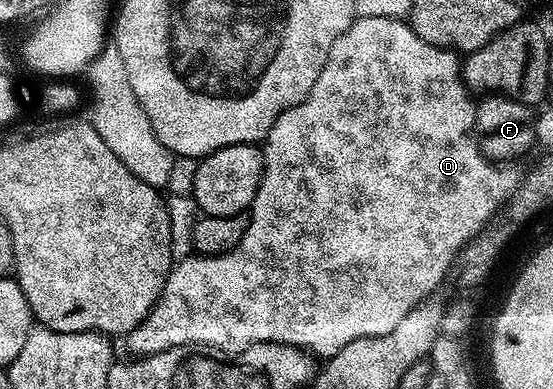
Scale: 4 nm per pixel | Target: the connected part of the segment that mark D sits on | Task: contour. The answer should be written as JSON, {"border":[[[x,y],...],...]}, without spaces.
{"border":[[[355,16],[354,22],[348,27],[348,31],[341,33],[332,43],[332,47],[326,56],[324,67],[320,71],[320,75],[316,79],[316,83],[309,95],[300,103],[296,103],[296,107],[288,107],[288,111],[284,111],[278,116],[276,123],[272,123],[272,127],[268,131],[264,142],[264,148],[262,149],[262,182],[256,191],[254,204],[248,210],[249,221],[243,238],[240,239],[234,249],[227,251],[227,253],[217,254],[214,257],[189,255],[179,260],[171,268],[170,273],[166,277],[166,285],[162,289],[162,294],[158,296],[156,303],[150,308],[150,313],[131,333],[125,334],[124,342],[126,341],[127,347],[134,352],[131,354],[138,357],[151,357],[153,353],[168,351],[172,347],[192,345],[195,347],[209,347],[211,350],[221,351],[223,354],[229,355],[240,353],[242,350],[247,349],[249,345],[255,345],[256,343],[276,343],[277,345],[294,345],[297,349],[305,349],[319,358],[322,356],[322,359],[328,359],[332,355],[336,355],[336,351],[340,351],[340,347],[348,347],[348,343],[352,343],[356,339],[375,337],[376,335],[388,335],[388,331],[392,331],[392,327],[396,327],[396,323],[400,323],[400,319],[404,319],[404,315],[408,315],[408,311],[415,309],[417,305],[427,300],[433,294],[430,292],[445,279],[446,272],[450,269],[450,264],[453,261],[455,264],[456,258],[461,254],[462,247],[474,240],[479,233],[486,229],[489,224],[487,217],[491,215],[490,211],[494,209],[499,201],[503,201],[506,193],[510,192],[510,186],[517,181],[517,171],[513,164],[492,162],[480,151],[478,138],[474,131],[475,102],[473,100],[470,101],[469,96],[471,97],[471,94],[462,81],[462,67],[459,54],[455,53],[453,49],[441,49],[432,43],[424,43],[424,39],[420,39],[420,35],[416,35],[416,31],[412,31],[412,27],[405,20],[396,17]]]}

